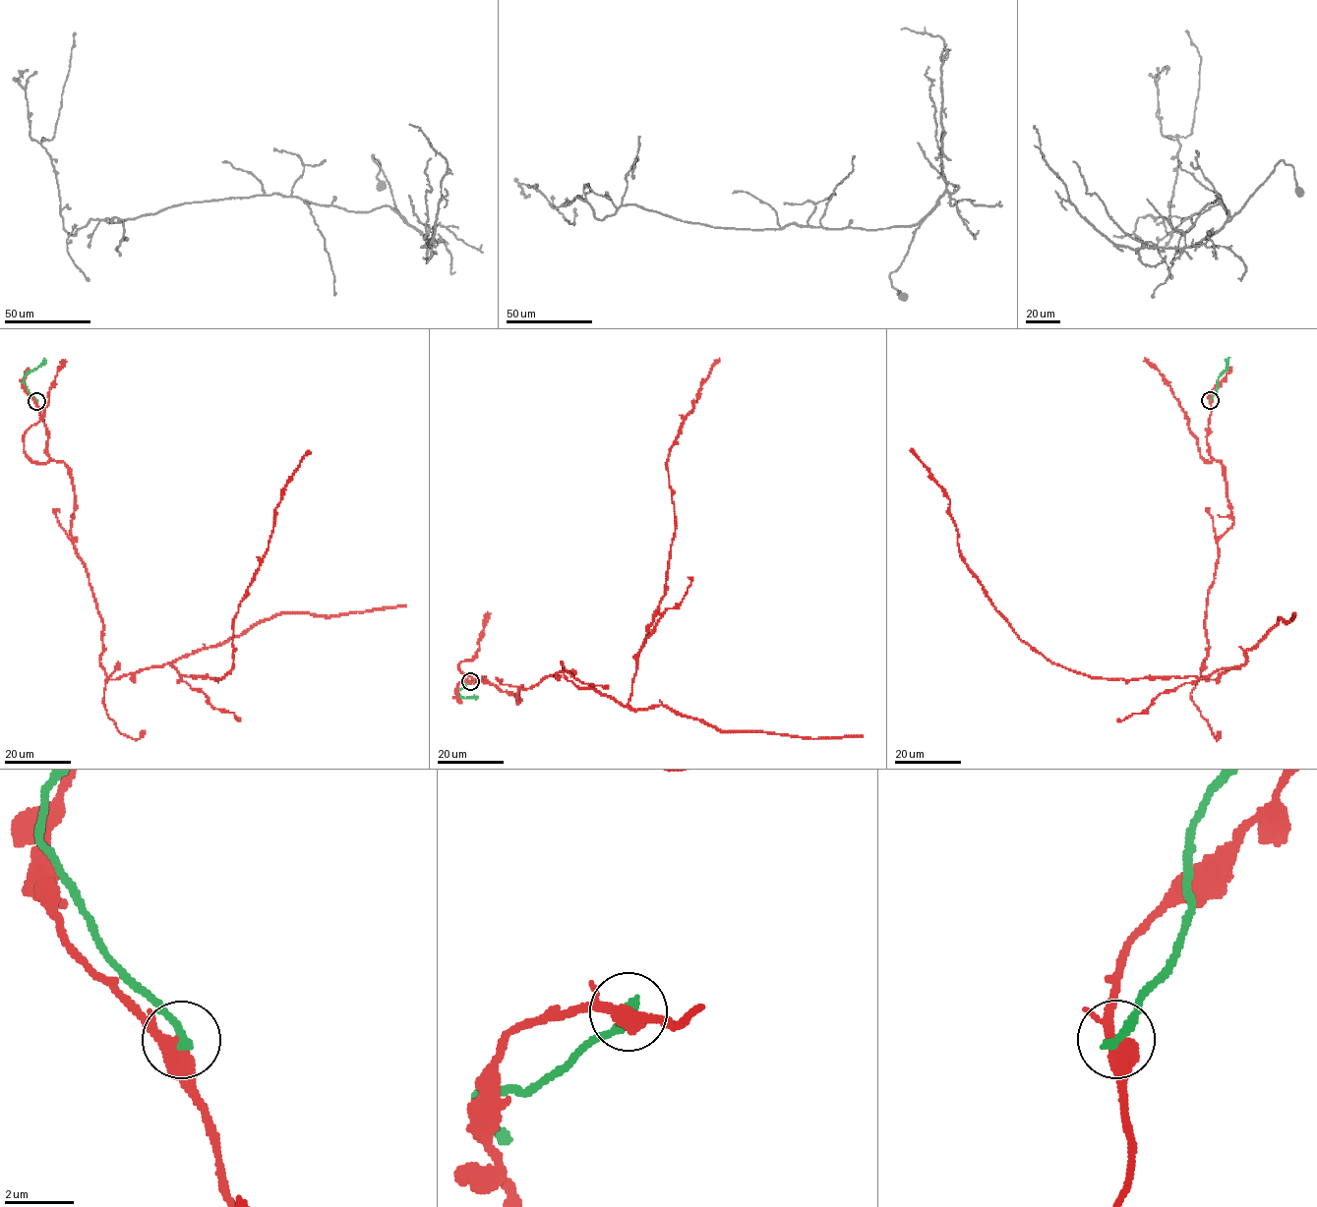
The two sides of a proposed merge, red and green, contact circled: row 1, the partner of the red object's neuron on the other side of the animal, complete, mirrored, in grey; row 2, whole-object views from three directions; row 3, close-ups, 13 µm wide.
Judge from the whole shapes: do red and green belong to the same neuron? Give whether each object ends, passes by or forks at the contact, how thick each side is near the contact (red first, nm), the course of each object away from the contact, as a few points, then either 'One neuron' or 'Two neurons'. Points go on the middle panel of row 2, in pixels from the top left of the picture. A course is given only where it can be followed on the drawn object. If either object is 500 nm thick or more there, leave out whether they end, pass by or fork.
At the ring red forks. At the ring green ends. Thickness 360 nm (red) against 320 nm. Course of red: (470, 681), (484, 677), (518, 704), (519, 688), (563, 671), (628, 703), (676, 530), (666, 460), (719, 359). Course of green: (470, 681), (455, 689), (463, 698), (476, 699). Two neurons

